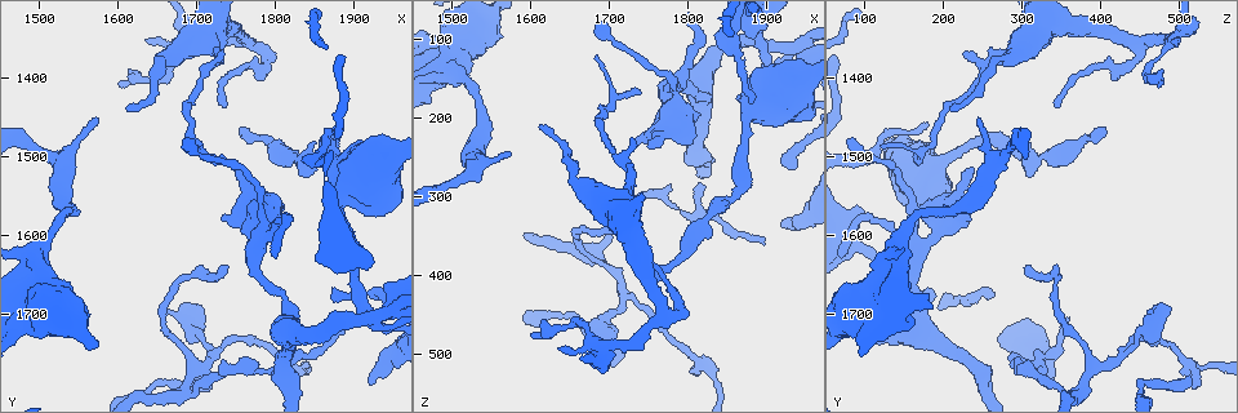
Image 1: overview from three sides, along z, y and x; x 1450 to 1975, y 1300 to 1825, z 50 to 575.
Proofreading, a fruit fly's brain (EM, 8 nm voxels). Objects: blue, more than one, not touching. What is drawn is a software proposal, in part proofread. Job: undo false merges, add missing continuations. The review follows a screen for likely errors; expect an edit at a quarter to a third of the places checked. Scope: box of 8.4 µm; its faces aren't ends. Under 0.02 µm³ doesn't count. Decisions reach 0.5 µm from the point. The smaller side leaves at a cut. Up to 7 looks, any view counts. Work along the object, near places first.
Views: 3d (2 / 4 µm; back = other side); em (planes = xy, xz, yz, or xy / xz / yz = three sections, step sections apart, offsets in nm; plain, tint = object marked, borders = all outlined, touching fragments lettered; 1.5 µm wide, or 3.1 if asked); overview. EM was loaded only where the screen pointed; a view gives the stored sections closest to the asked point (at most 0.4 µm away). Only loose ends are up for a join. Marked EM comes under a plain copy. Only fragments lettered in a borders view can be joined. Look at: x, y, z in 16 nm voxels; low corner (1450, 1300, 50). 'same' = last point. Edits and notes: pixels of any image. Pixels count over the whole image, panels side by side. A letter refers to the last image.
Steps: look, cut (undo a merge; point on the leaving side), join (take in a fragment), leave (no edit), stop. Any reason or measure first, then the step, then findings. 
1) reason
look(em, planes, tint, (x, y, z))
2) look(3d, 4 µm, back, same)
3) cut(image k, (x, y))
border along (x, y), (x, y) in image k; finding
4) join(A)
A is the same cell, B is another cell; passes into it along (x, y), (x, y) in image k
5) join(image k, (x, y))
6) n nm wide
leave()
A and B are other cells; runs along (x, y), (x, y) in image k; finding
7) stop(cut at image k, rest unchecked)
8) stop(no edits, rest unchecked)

thin end
look(em, xz, step 4, tint, (1895, 1705, 360))

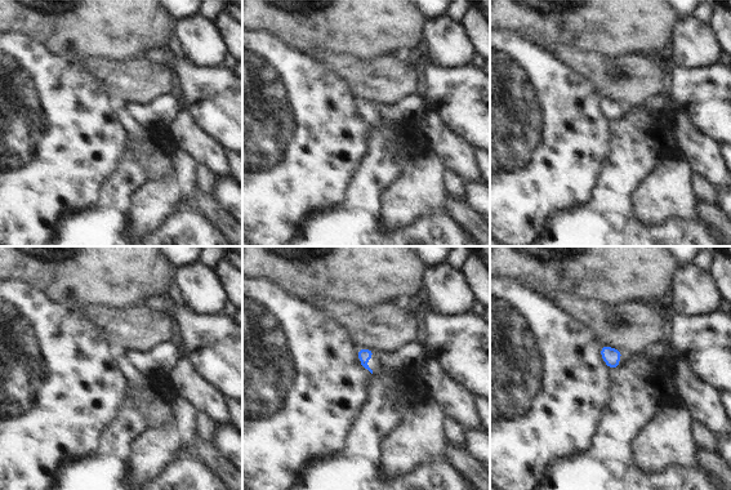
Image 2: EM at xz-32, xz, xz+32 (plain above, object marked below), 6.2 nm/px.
look(em, xz, step 4, borders, same)

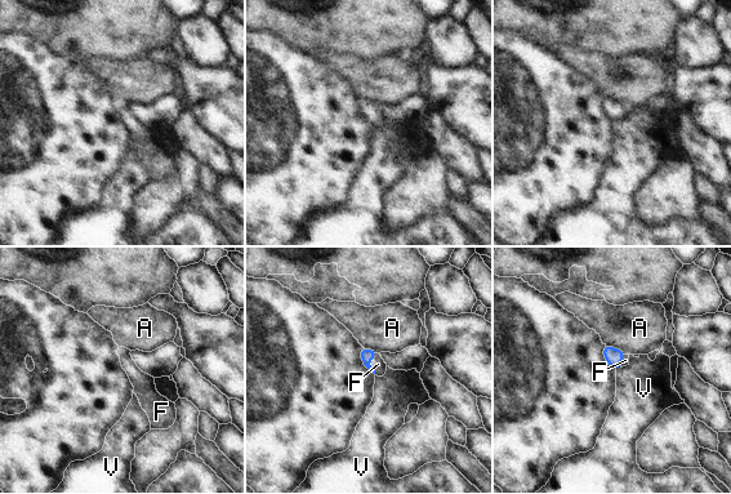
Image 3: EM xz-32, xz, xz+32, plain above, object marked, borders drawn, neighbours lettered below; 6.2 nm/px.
A touches over 160 nm
join(F)
F is the same cell, A and V are other cells; passes into it along (366, 355), (369, 364), (378, 364) in image 3; it goes on there

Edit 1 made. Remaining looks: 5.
look(overview)

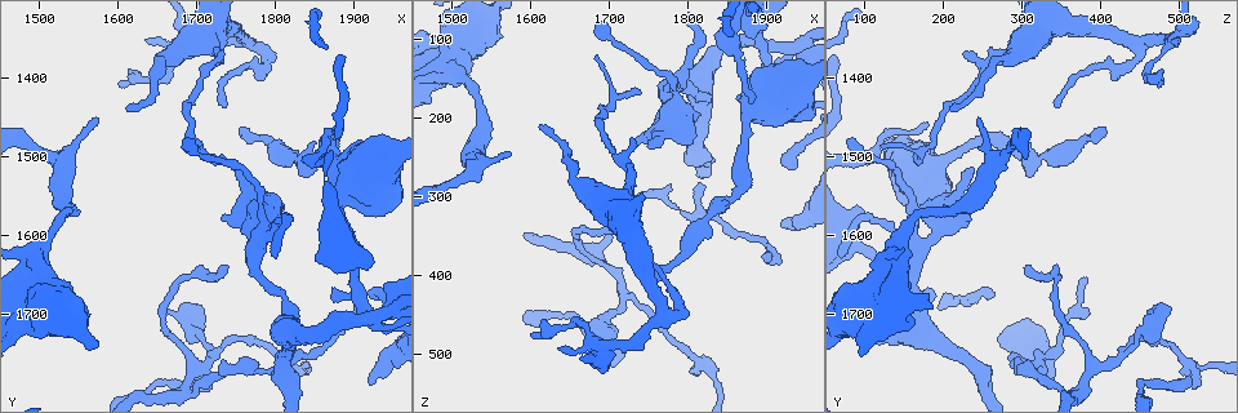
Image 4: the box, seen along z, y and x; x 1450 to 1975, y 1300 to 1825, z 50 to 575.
free end
look(em, planes, borders, (1635, 1355, 490))

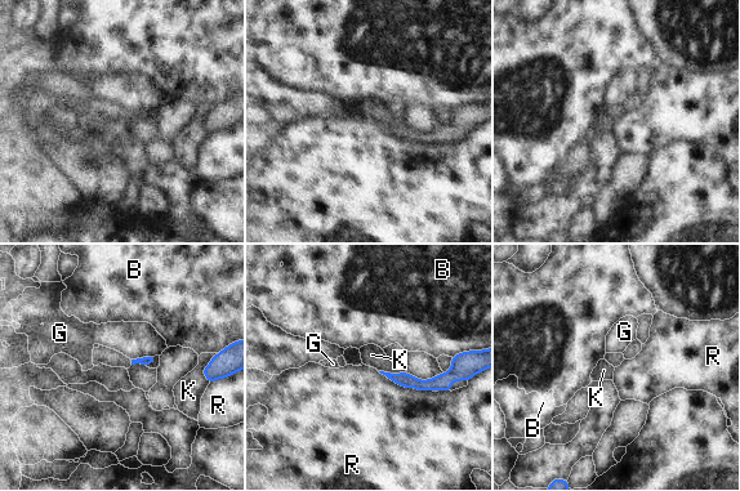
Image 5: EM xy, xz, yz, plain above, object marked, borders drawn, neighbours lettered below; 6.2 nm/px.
leave()
B, G, K and R are other cells; runs along (392, 376), (415, 383), (445, 382) in image 5; no lettered fragment goes on from it

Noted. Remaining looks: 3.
free end
look(em, xy, step 4, borders, (1760, 1460, 405))

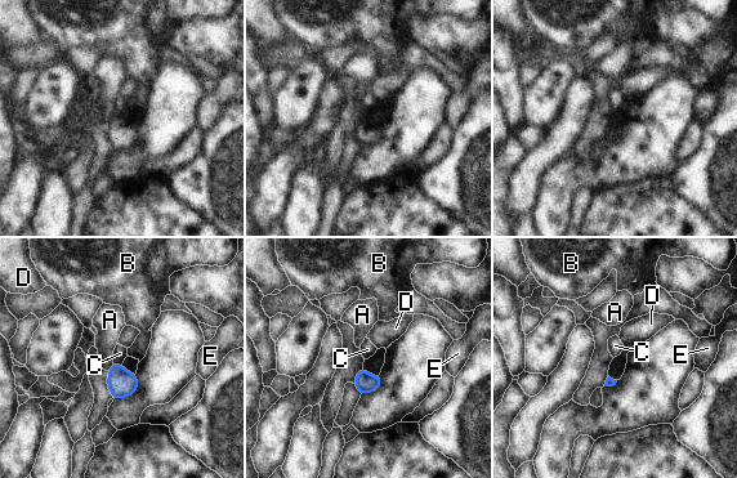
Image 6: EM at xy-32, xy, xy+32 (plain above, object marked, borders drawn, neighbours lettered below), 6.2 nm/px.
cut it another way
look(em, planes, borders, same)

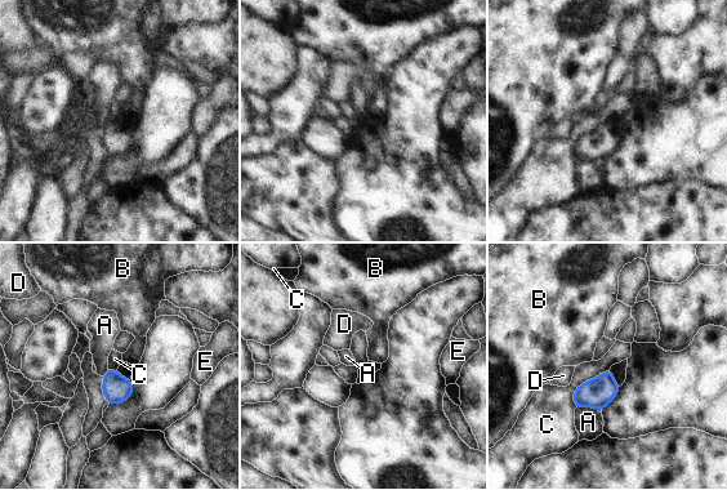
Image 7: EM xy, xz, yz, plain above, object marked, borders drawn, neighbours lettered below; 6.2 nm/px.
leave()
A, B, C, D and E are other cells; none of them fits

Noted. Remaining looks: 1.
stop(join at image 3, rest unchecked)

